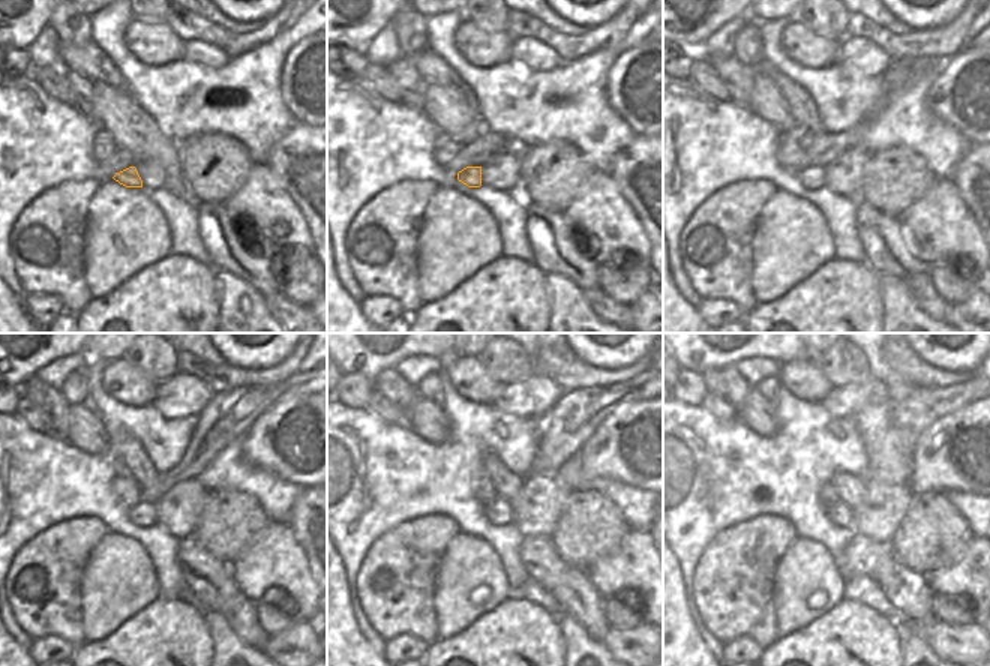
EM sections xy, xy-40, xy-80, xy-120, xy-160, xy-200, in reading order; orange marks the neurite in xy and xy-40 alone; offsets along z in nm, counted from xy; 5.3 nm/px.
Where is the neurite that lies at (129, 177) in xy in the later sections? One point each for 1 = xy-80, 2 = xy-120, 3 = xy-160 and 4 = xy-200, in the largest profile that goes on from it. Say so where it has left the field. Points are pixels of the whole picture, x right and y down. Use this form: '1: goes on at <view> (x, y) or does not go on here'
1: goes on at xy-80 (812, 177)
2: goes on at xy-120 (143, 513)
3: goes on at xy-160 (500, 513)
4: goes on at xy-200 (839, 515)

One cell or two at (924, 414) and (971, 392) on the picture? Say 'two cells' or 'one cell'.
one cell

